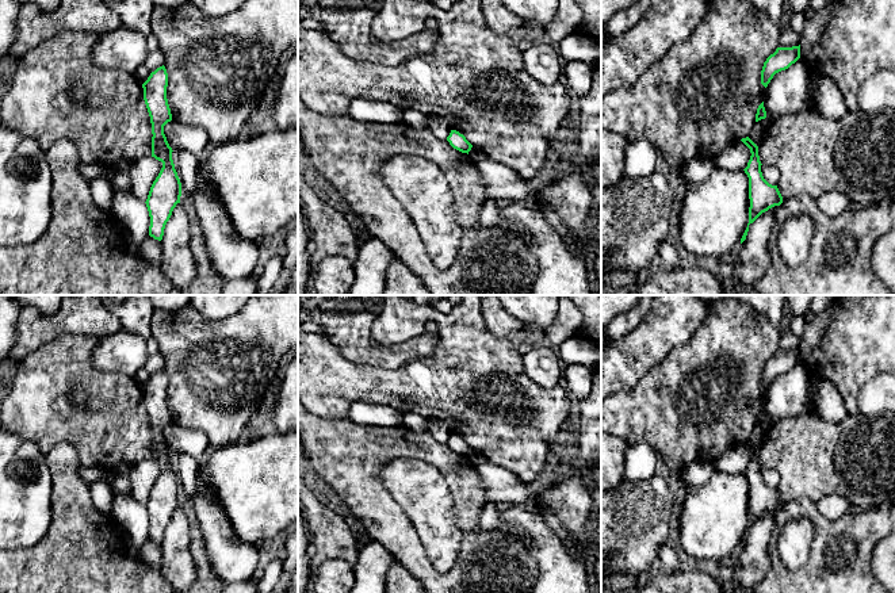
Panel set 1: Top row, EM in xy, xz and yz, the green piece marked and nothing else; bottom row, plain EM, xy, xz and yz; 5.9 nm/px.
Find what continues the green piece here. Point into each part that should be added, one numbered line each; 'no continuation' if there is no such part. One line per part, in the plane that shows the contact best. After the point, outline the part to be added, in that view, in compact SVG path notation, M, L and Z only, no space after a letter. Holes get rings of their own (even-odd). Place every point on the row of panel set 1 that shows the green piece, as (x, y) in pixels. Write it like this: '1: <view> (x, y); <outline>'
no continuation

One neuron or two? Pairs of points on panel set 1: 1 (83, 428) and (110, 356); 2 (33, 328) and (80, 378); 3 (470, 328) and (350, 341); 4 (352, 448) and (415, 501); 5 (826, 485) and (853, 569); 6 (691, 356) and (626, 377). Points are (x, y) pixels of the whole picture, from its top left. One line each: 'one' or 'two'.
1: two
2: two
3: two
4: two
5: two
6: two

